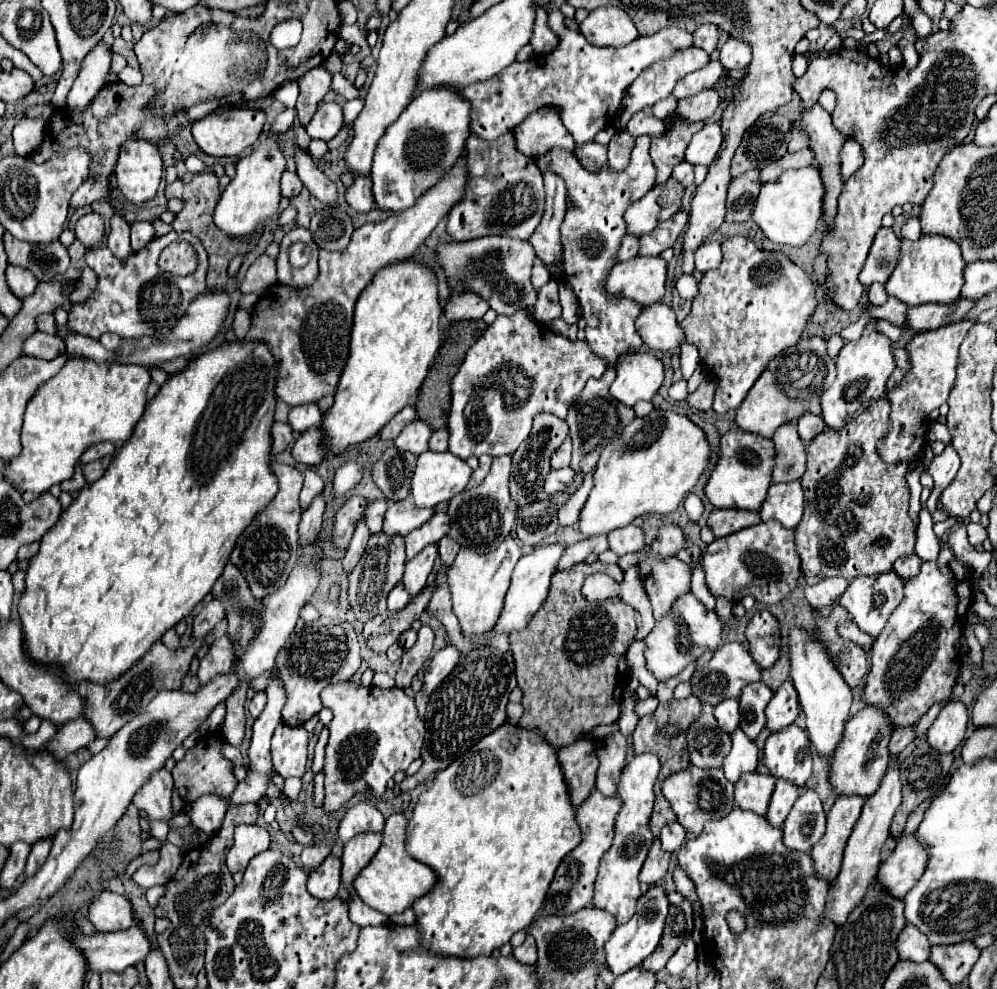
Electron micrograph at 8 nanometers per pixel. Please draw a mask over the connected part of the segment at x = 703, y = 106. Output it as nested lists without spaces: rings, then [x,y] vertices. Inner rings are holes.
[[[724,70],[722,78],[720,78],[720,82],[718,82],[716,86],[712,86],[712,88],[708,88],[708,90],[702,90],[700,94],[694,94],[694,96],[690,96],[690,98],[678,100],[676,112],[678,112],[682,118],[690,120],[690,122],[708,120],[708,118],[716,112],[716,108],[720,106],[720,100],[722,100],[720,90],[724,88],[726,78],[728,78],[728,72]]]

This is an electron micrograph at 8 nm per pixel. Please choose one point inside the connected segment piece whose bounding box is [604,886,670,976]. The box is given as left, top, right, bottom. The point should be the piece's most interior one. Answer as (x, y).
(634, 940)

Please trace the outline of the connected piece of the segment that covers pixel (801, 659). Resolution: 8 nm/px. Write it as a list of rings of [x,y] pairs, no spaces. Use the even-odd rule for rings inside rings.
[[[792,628],[790,632],[790,678],[796,686],[798,702],[806,714],[806,730],[814,750],[824,758],[832,758],[842,742],[844,726],[850,716],[852,692],[844,678],[834,670],[824,646],[798,628]]]

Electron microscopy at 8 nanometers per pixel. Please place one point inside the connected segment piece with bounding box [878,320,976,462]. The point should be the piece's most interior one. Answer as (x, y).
(934, 353)

